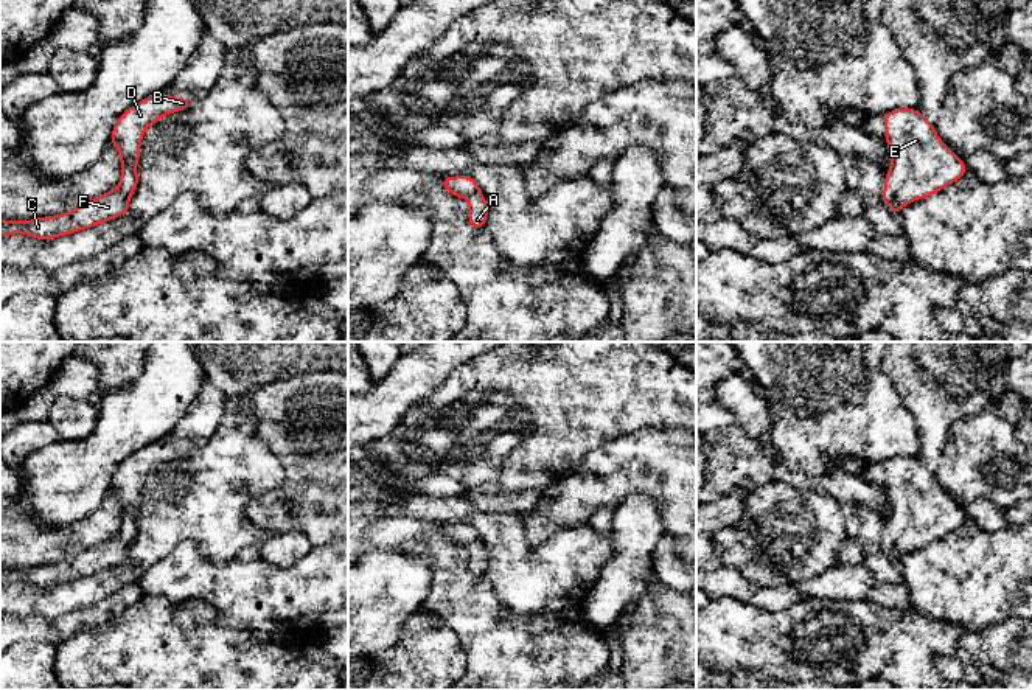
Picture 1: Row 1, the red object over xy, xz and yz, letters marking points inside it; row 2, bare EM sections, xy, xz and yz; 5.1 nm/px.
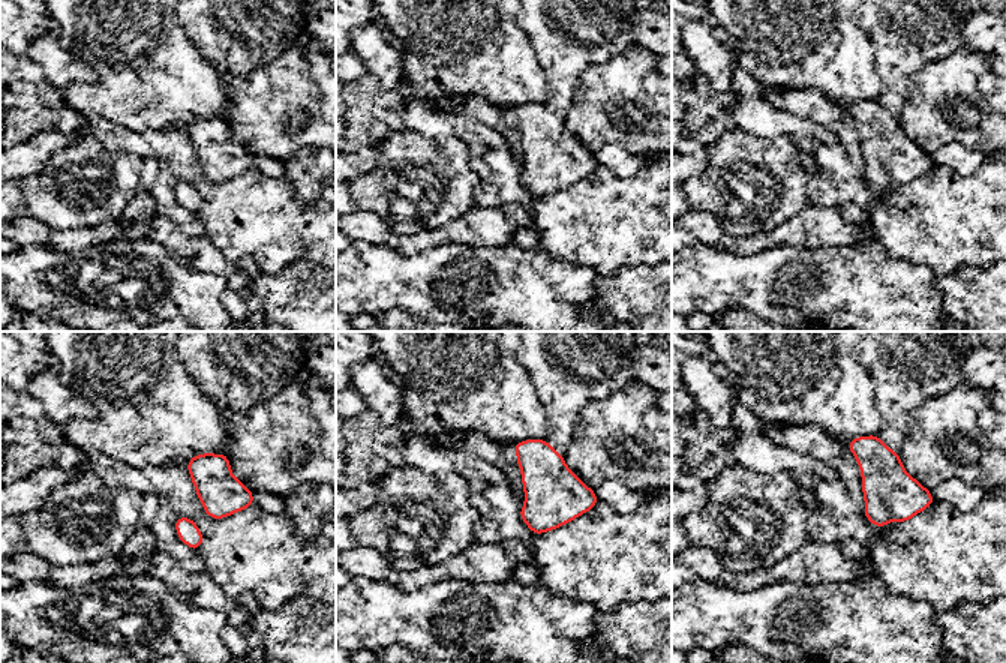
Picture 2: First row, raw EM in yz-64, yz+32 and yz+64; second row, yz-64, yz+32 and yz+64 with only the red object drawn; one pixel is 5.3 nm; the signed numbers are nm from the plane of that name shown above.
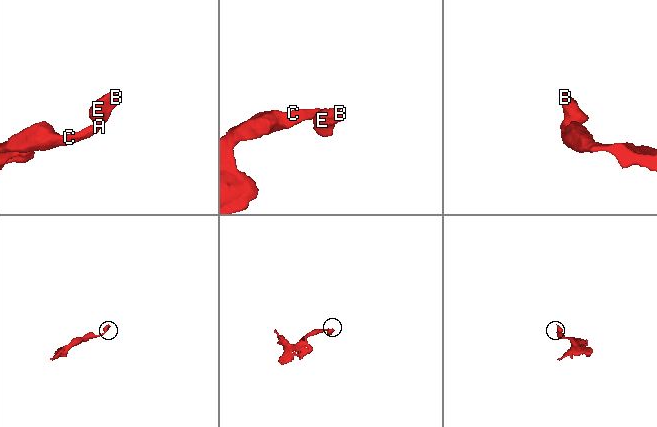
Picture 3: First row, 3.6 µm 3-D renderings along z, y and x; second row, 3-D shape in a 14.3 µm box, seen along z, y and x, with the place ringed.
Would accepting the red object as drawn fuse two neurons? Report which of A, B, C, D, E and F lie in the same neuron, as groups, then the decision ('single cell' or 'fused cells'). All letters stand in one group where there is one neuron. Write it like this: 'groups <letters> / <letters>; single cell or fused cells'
groups A B C D E F; single cell

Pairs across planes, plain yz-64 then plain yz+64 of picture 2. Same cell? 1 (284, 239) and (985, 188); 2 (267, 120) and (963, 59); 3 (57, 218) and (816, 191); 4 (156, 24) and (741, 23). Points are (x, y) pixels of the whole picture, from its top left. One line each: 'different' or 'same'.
1: same
2: same
3: different
4: same

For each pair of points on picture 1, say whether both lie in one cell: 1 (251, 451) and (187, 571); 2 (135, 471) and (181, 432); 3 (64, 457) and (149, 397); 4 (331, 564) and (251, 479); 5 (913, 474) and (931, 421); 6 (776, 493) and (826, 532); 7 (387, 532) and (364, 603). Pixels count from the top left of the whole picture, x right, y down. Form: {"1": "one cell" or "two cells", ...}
{"1": "two cells", "2": "one cell", "3": "one cell", "4": "two cells", "5": "one cell", "6": "one cell", "7": "two cells"}

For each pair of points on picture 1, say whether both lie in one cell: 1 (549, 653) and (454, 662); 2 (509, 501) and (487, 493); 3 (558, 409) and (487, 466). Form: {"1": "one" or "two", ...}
{"1": "two", "2": "one", "3": "one"}

